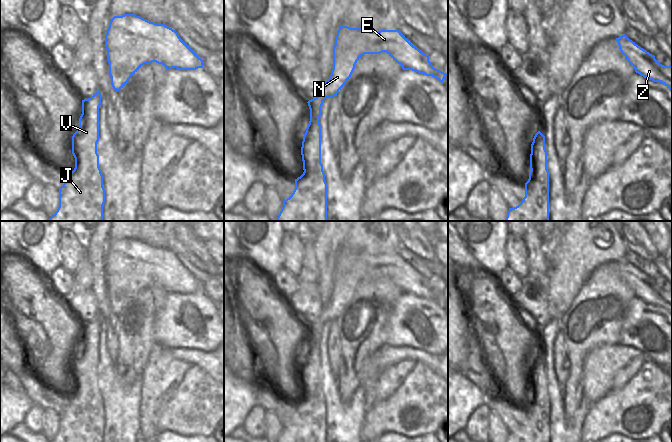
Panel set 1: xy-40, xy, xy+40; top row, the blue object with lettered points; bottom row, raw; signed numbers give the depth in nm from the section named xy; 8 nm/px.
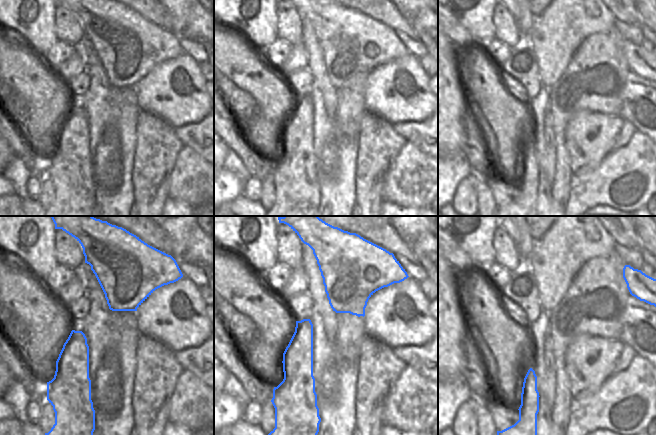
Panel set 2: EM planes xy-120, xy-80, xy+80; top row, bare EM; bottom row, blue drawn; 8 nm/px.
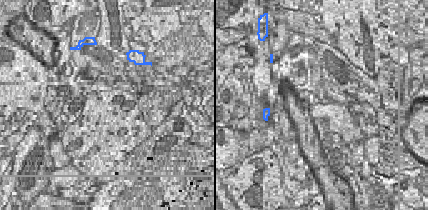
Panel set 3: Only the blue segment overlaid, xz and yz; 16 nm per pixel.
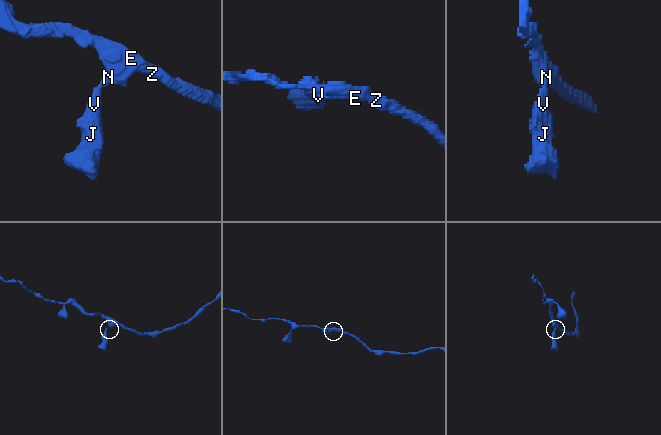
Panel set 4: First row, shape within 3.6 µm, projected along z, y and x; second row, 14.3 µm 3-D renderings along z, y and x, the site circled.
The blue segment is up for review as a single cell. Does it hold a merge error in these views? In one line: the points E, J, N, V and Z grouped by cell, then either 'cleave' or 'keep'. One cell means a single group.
E N Z / J V | cleave

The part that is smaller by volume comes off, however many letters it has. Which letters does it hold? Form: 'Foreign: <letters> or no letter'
Foreign: J, V

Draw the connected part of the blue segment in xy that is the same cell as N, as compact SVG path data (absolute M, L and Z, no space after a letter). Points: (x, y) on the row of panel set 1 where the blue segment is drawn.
M340 26L335 37L333 47L333 69L329 79L325 82L329 87L329 98L337 96L345 83L351 77L357 61L364 54L380 54L386 52L403 70L412 70L426 76L432 76L443 83L446 73L433 67L429 56L416 48L399 30L380 30L370 32L364 28L350 28Z

